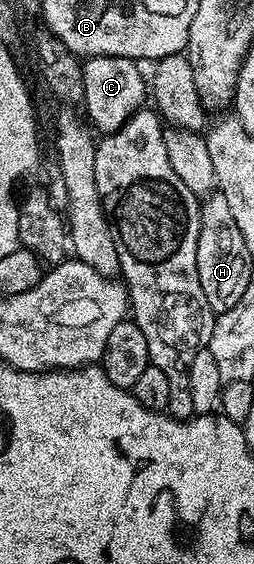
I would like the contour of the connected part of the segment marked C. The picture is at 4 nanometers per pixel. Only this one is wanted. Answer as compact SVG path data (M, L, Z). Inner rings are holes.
M91 57L82 64L84 116L98 134L119 131L119 127L123 127L123 123L127 123L127 119L146 104L147 77L141 74L141 69L138 62L126 57Z

